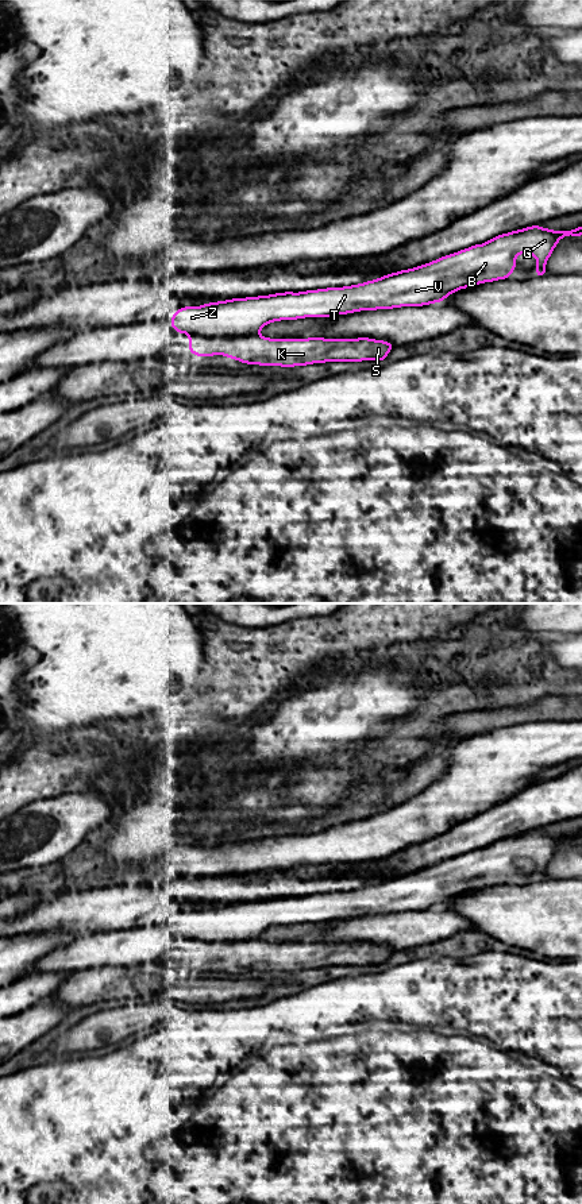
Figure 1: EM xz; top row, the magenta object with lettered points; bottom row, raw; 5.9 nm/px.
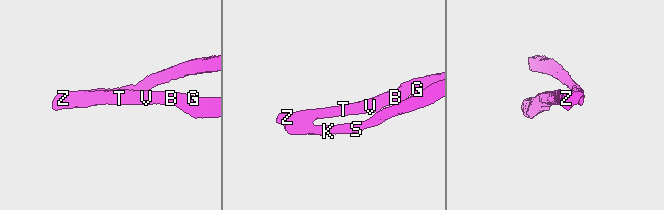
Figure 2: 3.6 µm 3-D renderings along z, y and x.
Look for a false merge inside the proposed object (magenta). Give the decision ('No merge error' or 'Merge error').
Merge error

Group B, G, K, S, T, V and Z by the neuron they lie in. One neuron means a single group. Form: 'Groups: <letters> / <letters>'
Groups: B G T V Z / K S

